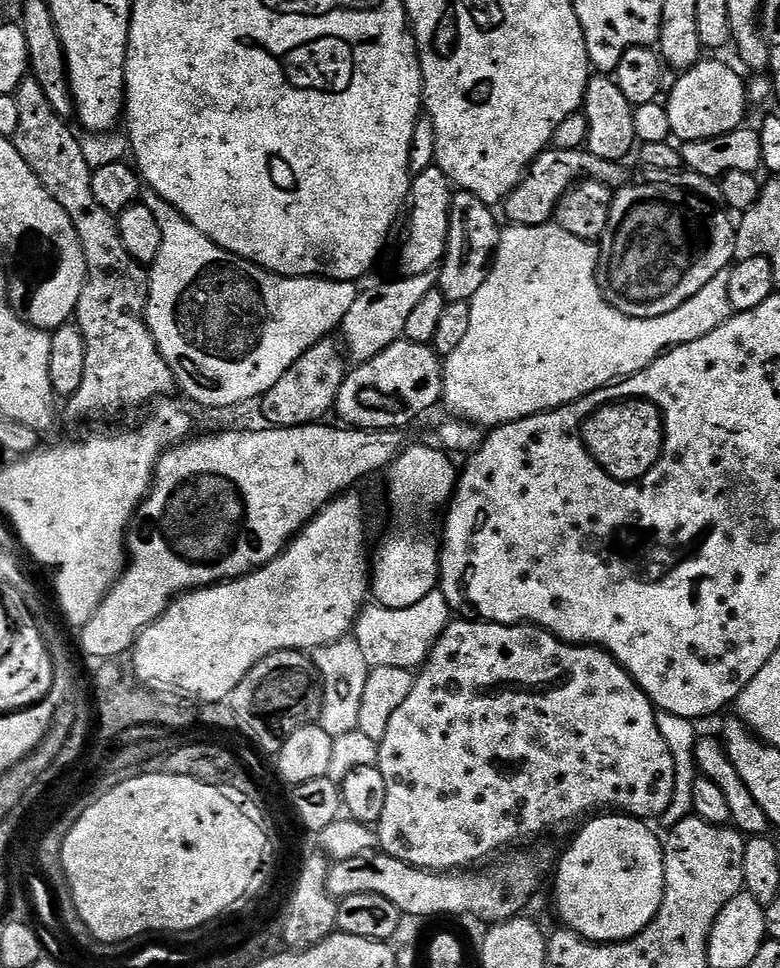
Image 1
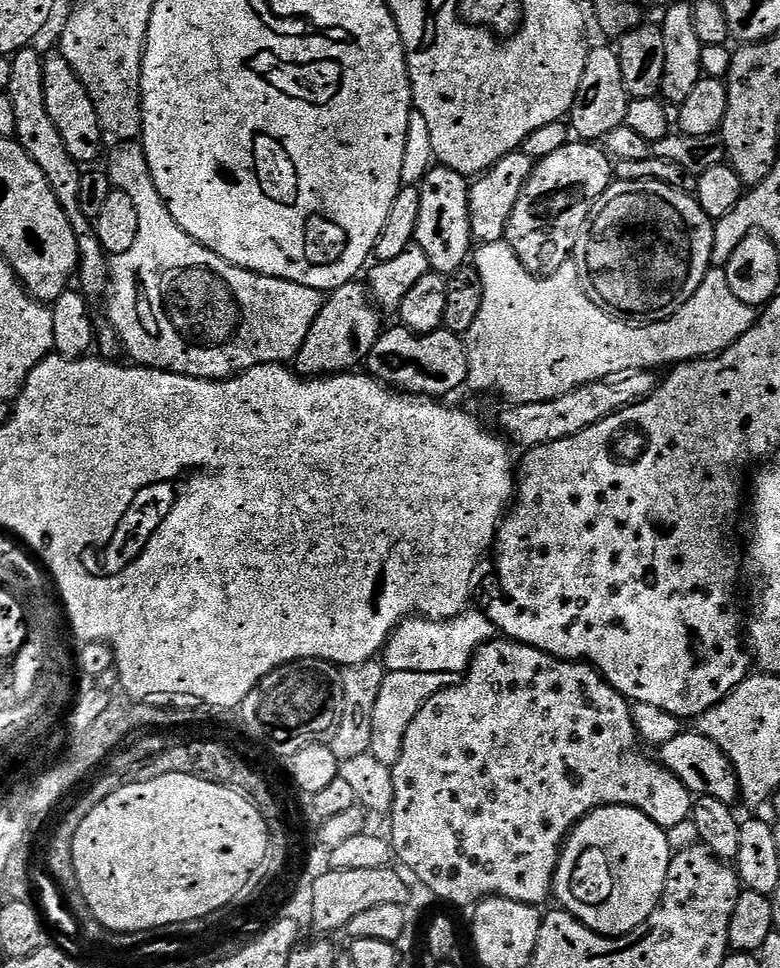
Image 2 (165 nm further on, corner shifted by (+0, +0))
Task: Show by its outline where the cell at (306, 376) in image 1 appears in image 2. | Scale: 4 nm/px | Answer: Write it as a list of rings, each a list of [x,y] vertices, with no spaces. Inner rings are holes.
[[[353,282],[335,289],[325,299],[318,318],[314,318],[314,326],[310,326],[306,342],[302,342],[294,361],[295,371],[304,378],[323,378],[351,372],[363,365],[382,331],[379,315],[381,313],[363,283]]]

